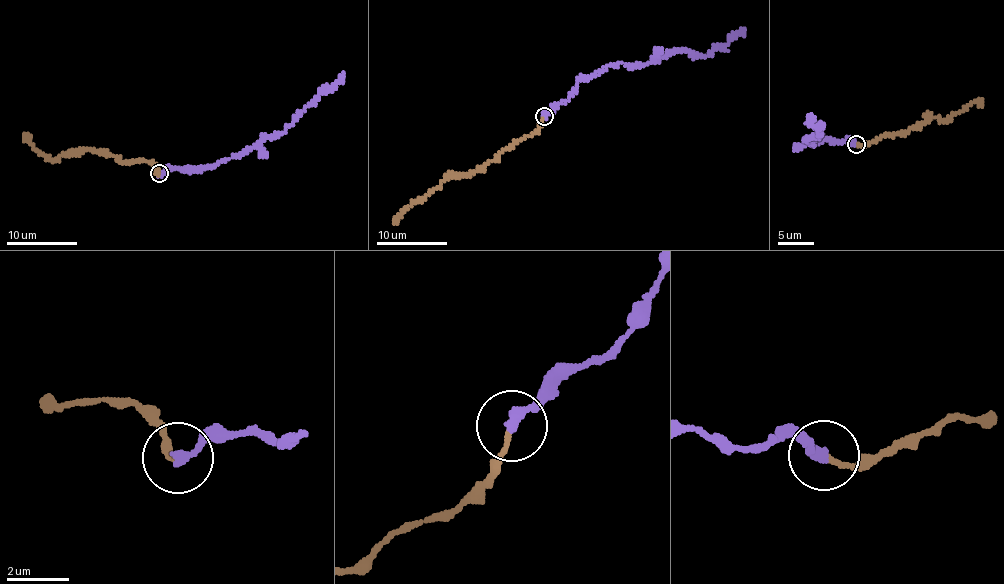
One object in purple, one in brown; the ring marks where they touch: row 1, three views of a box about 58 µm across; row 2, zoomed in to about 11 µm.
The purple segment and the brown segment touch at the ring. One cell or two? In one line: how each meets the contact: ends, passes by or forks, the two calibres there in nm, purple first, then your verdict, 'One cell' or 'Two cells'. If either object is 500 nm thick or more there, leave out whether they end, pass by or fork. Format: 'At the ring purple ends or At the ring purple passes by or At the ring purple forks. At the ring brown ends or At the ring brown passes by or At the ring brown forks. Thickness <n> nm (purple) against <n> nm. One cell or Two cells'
At the ring purple ends. At the ring brown ends. Thickness 340 nm (purple) against 140 nm. One cell

